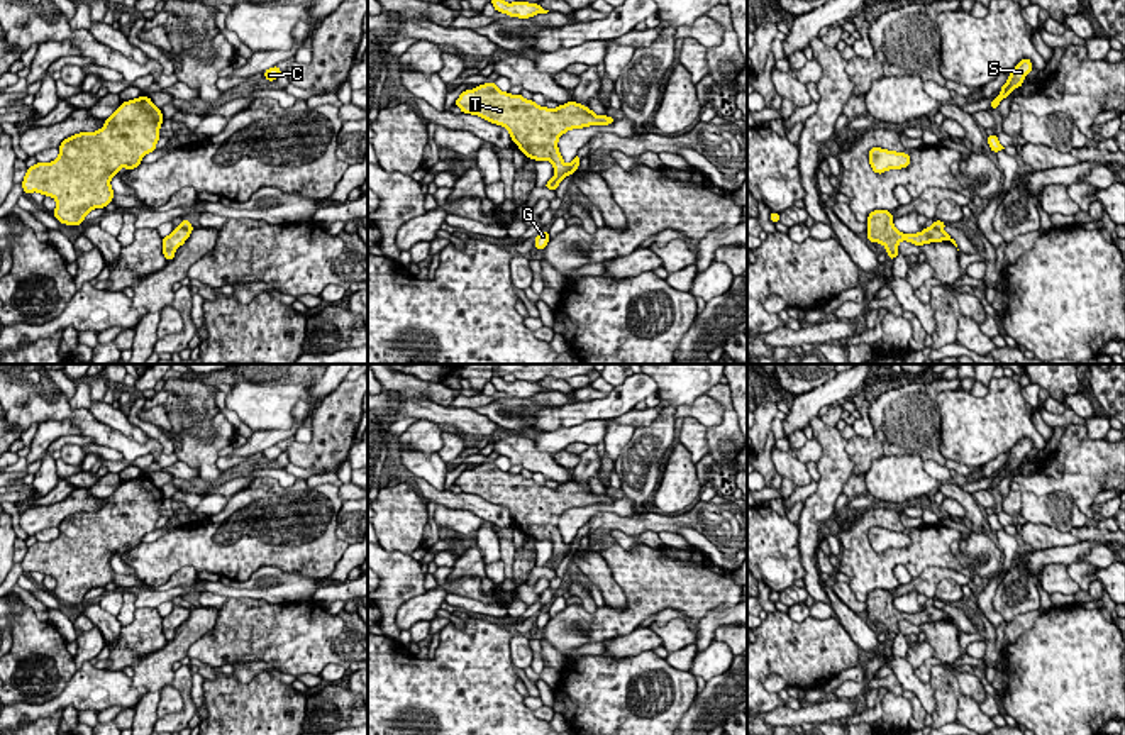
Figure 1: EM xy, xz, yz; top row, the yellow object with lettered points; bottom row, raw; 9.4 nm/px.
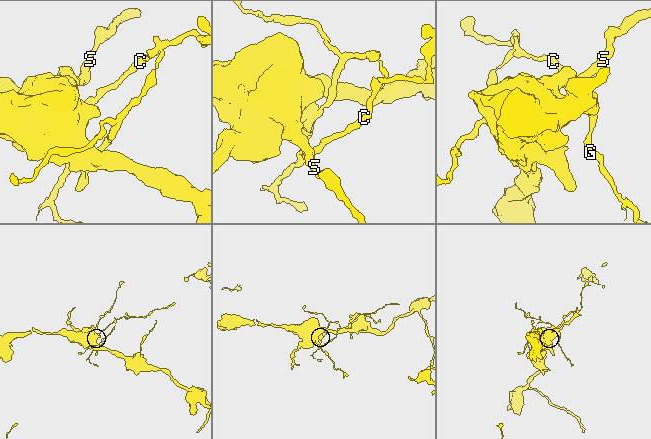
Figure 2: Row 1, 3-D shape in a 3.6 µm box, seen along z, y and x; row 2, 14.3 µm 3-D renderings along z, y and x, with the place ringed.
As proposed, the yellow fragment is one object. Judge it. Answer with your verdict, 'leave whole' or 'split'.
split

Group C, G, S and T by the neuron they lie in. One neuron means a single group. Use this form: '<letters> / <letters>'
C G / S T

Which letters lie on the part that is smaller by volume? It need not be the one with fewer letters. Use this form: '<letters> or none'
C, G

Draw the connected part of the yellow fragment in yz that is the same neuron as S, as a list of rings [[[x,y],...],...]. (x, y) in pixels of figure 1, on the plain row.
[[[1023,437],[1011,450],[1006,462],[1000,467],[1001,472],[991,479],[989,488],[998,488],[1000,481],[1006,478],[1015,467],[1023,464],[1025,456],[1034,449],[1032,440]]]

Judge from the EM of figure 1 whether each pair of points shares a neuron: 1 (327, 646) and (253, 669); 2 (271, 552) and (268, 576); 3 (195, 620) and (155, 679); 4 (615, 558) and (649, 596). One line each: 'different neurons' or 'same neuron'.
1: different neurons
2: different neurons
3: same neuron
4: same neuron

